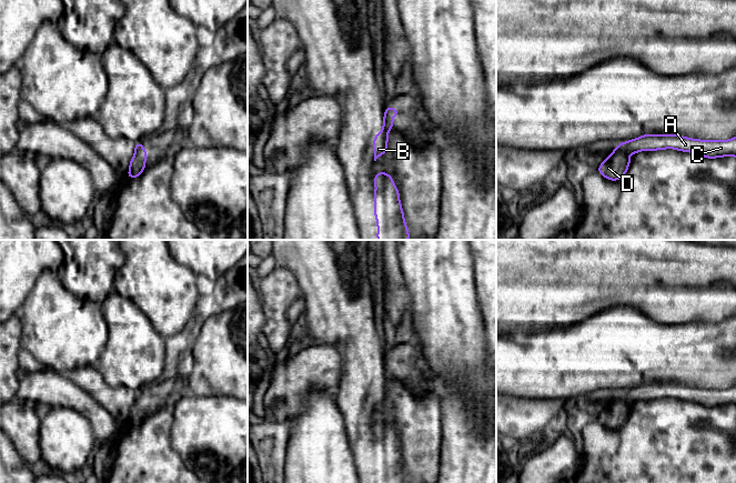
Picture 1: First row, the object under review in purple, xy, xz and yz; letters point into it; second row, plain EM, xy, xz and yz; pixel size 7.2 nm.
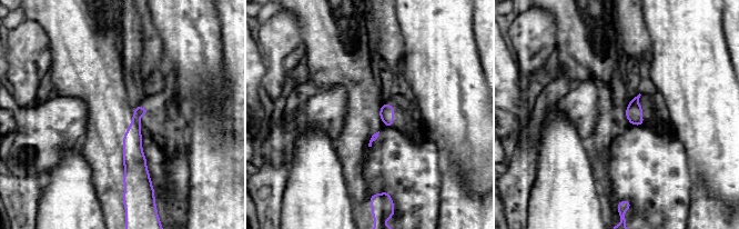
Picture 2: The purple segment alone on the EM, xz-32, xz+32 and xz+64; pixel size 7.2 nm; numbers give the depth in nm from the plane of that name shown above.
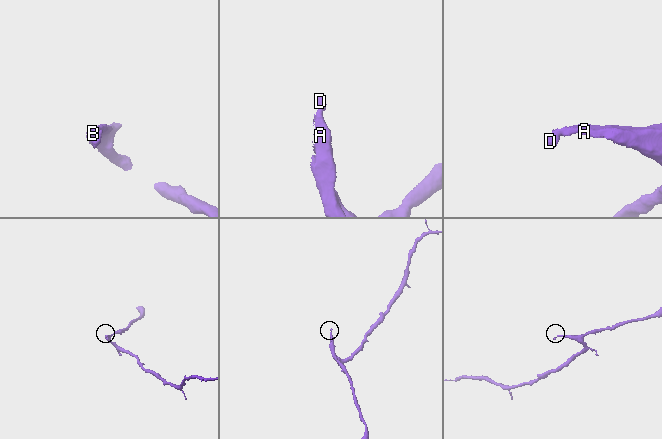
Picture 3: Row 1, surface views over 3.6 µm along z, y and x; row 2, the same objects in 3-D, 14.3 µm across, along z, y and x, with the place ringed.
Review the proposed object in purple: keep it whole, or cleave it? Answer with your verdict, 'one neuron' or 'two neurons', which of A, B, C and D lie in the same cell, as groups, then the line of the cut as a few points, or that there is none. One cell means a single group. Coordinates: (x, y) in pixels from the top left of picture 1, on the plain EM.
two neurons; A B C / D; cut in xz along (384, 364), (385, 371), (391, 376)

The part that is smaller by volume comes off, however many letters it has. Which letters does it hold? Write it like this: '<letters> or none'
D

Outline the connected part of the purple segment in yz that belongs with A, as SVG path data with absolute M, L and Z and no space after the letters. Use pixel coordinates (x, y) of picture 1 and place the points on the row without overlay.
M643 383L636 388L618 393L628 402L635 403L641 400L657 400L674 398L677 400L696 402L707 407L734 404L736 406L736 385L728 389L699 389L682 385L678 383Z

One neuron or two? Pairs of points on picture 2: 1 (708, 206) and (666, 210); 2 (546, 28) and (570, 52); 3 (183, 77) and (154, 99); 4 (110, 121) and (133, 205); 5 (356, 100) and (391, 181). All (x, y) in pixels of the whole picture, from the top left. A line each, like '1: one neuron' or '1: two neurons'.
1: two neurons
2: two neurons
3: two neurons
4: one neuron
5: two neurons

